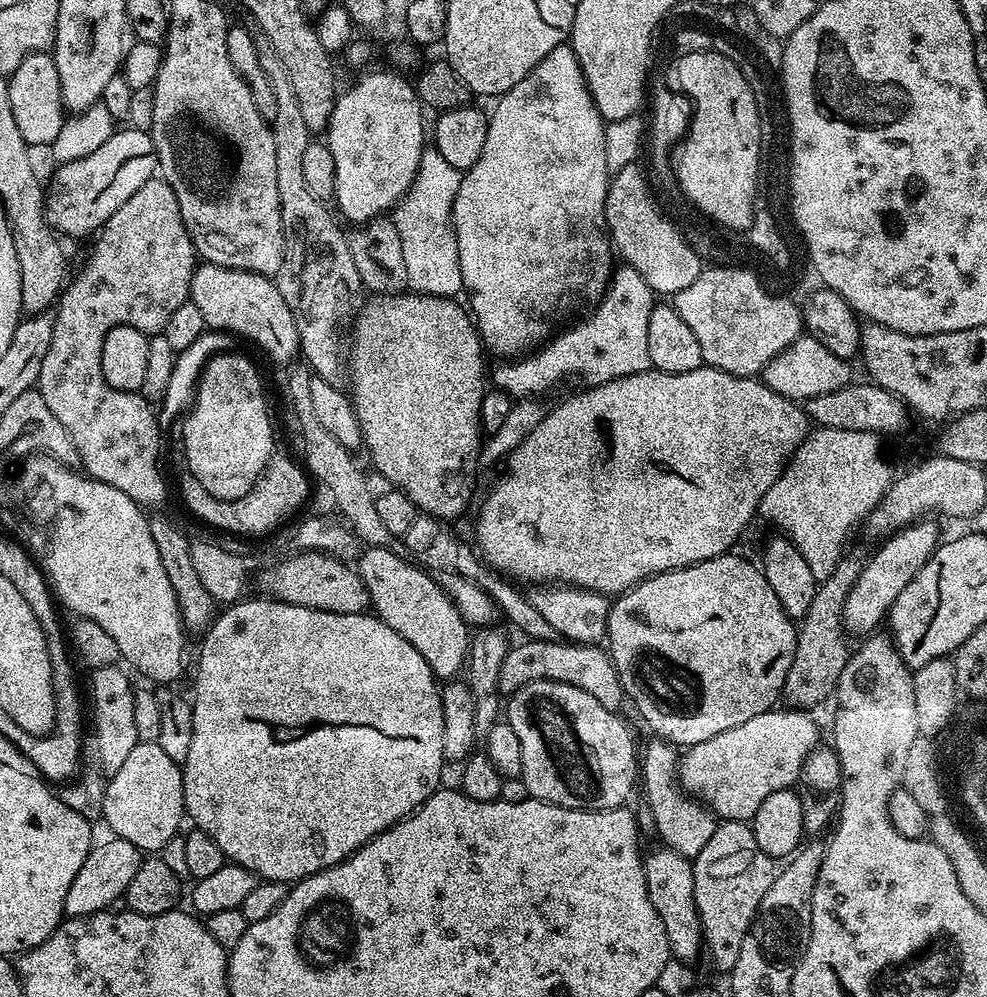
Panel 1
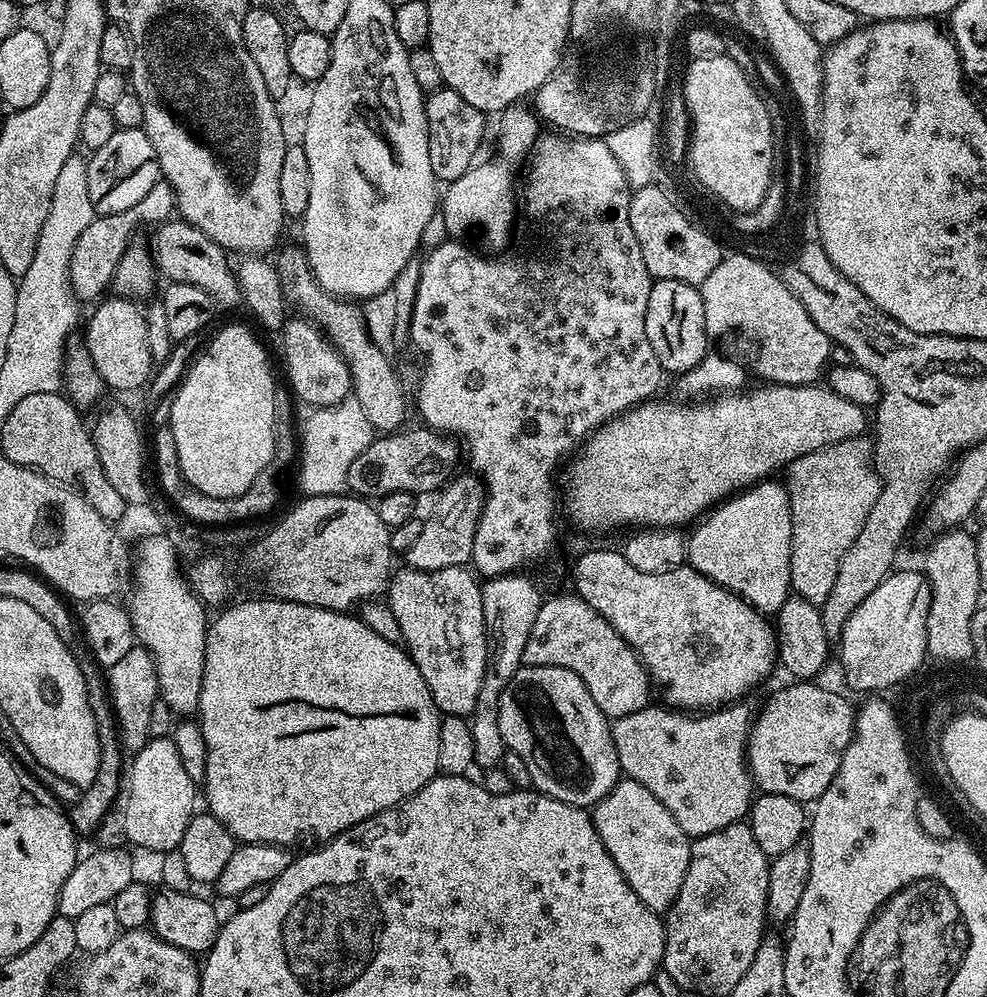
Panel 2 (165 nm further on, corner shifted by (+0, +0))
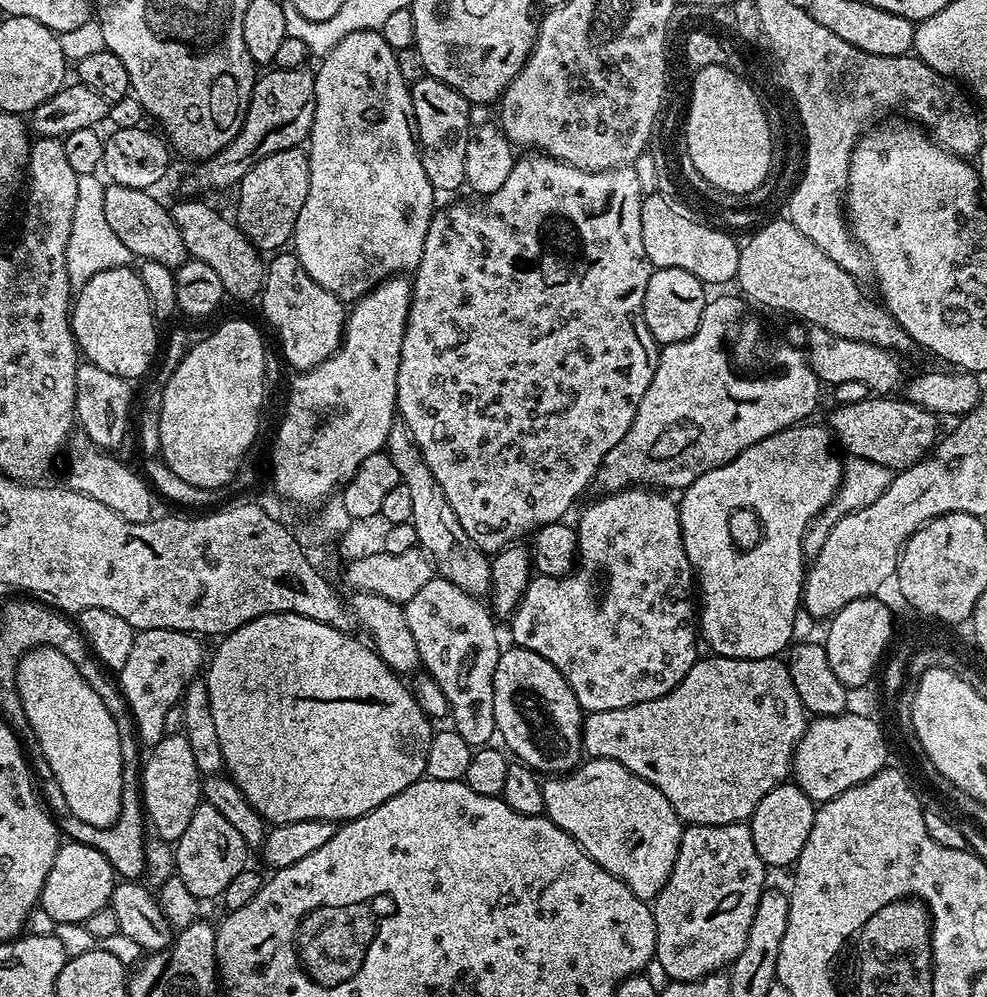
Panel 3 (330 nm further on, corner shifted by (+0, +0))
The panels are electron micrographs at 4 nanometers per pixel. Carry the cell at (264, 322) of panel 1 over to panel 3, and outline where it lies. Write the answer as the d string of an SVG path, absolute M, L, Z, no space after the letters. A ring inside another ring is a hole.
M109 183L102 198L106 222L110 222L110 230L118 234L118 242L122 242L122 246L126 246L133 257L162 262L162 266L175 270L189 259L189 254L169 209L160 205L152 195L151 191L142 188L127 188L121 184Z

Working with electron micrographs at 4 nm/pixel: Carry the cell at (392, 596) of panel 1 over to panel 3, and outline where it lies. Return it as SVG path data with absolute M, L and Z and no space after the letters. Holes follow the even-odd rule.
M433 578L404 604L406 623L418 642L423 671L432 676L448 699L450 720L454 731L462 734L473 748L485 747L497 735L494 722L494 670L502 651L496 637L496 624L489 605L471 596L454 582Z

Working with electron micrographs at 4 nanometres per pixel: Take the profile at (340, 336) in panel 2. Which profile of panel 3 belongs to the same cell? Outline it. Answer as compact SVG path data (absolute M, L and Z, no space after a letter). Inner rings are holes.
M393 423L386 451L391 456L394 466L400 475L400 483L410 490L412 503L412 525L416 531L416 543L428 553L435 571L443 579L454 582L471 596L483 597L492 587L492 565L489 557L479 546L462 530L462 522L458 522L458 514L446 502L446 494L442 494L442 486L438 486L438 478L430 474L430 466L422 458L414 438L404 427L403 423Z

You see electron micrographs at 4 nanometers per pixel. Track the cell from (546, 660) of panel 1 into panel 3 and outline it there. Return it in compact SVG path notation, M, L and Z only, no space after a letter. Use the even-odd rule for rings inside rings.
M648 486L623 488L621 492L610 492L601 495L600 500L588 504L580 512L578 523L578 567L567 576L533 575L528 581L524 597L510 617L512 623L511 643L517 648L534 650L534 654L542 654L546 662L553 664L570 682L570 690L574 690L574 698L578 698L585 713L598 710L622 710L622 706L634 706L638 702L650 702L654 698L662 698L696 665L696 640L698 644L698 604L694 599L694 573L692 563L686 558L686 550L682 542L680 529L680 506L675 499L671 500L664 490L653 490Z

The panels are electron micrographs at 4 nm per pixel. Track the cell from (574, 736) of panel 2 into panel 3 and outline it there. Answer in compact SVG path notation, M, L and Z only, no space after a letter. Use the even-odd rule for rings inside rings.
M515 646L505 647L501 651L494 670L494 722L499 739L504 739L503 747L519 763L528 765L540 774L575 772L582 763L584 752L585 715L578 698L574 698L574 690L570 690L570 682L566 682L564 675L553 664L546 662L542 654Z

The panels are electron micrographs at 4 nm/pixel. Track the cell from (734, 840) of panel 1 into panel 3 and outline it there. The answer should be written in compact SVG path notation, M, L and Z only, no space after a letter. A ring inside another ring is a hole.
M747 823L706 826L687 825L680 833L678 858L674 870L662 886L650 907L656 927L655 960L662 962L669 981L700 980L704 976L723 973L742 954L746 938L750 934L750 922L754 922L754 910L758 910L758 898L764 893L766 865L754 850L752 829Z

